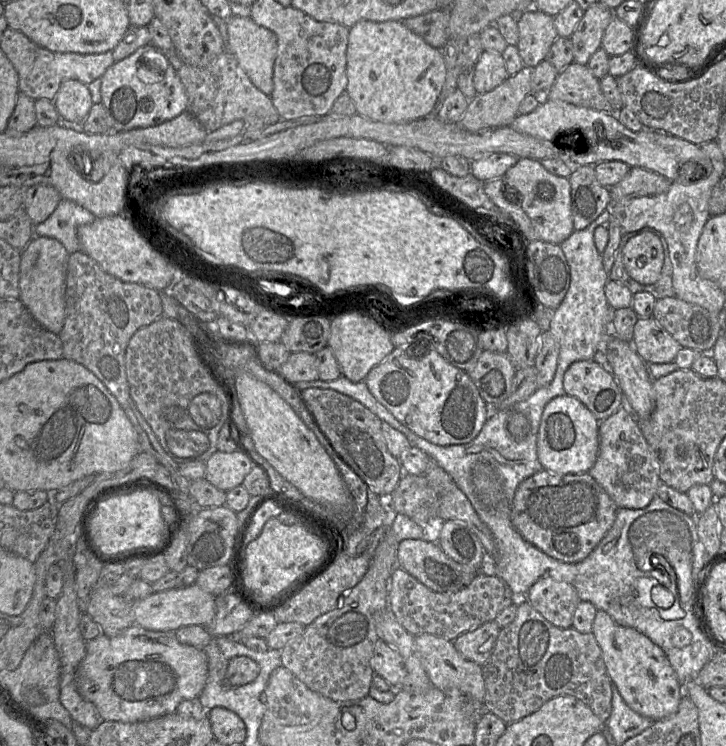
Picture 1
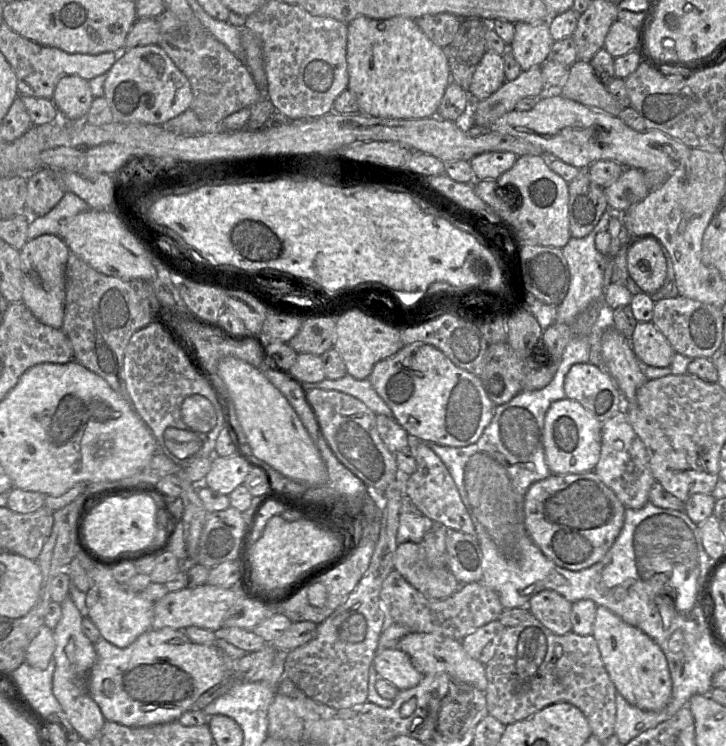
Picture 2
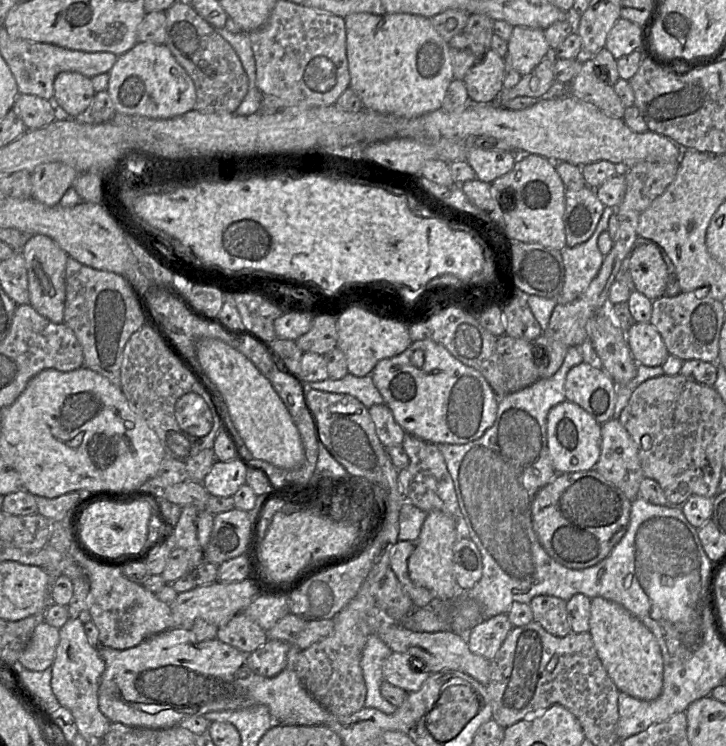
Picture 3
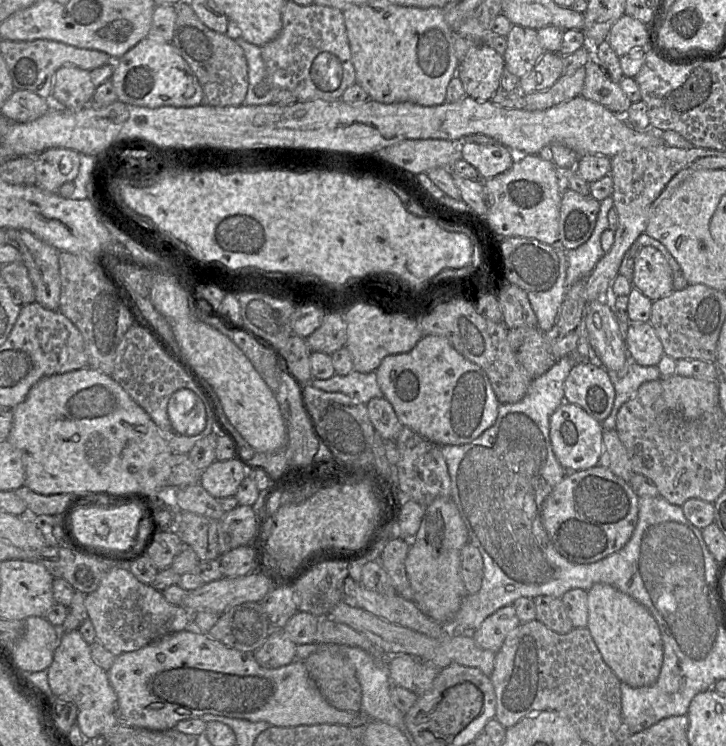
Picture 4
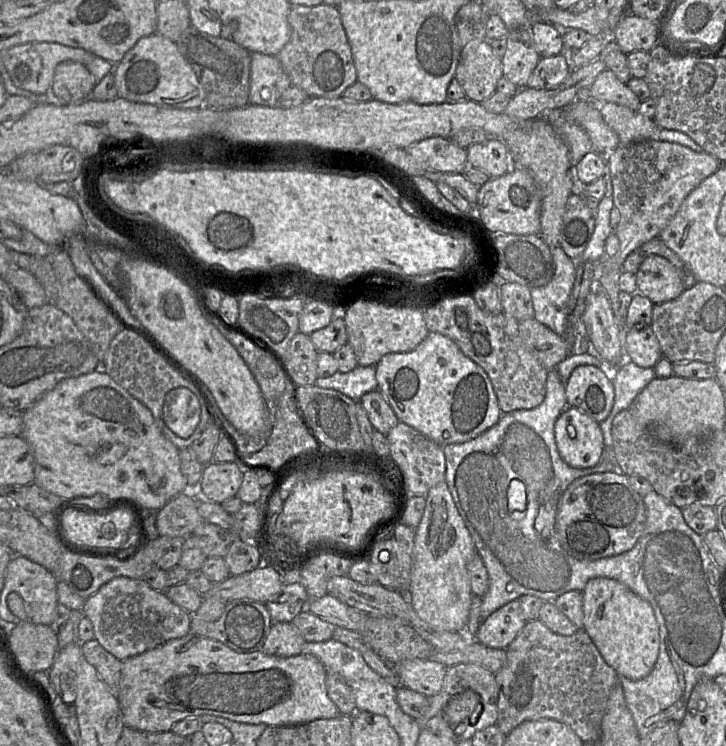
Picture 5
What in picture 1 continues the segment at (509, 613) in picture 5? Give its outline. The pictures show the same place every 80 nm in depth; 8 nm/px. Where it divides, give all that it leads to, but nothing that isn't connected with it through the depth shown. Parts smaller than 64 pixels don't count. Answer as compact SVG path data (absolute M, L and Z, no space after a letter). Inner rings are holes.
M493 620L461 634L452 642L465 659L483 666L493 653L500 630Z

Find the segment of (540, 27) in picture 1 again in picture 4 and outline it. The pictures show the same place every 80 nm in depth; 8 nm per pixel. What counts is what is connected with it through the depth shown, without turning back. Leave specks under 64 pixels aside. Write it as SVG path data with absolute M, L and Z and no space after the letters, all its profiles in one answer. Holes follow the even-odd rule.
M512 25L505 38L504 69L520 79L534 68L546 51L535 29Z

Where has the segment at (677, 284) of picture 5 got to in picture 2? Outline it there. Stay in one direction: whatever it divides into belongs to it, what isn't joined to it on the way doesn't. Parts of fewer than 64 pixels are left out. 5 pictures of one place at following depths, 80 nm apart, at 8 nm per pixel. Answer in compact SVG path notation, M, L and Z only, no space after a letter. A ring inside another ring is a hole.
M644 236L627 248L627 270L643 293L651 295L663 285L667 265L654 236Z

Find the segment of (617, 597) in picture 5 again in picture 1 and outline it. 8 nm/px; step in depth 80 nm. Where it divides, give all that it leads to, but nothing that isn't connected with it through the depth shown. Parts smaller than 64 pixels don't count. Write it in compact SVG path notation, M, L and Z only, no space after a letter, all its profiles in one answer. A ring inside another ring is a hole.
M597 610L592 626L607 673L624 702L636 713L654 721L674 714L682 699L682 685L664 651L634 628L617 624L605 611Z

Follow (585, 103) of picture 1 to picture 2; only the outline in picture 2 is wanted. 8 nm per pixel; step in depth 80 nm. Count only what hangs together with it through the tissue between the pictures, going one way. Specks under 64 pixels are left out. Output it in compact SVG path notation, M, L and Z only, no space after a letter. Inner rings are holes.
M581 60L569 67L568 78L561 86L561 95L615 117L624 109L596 77L591 64Z

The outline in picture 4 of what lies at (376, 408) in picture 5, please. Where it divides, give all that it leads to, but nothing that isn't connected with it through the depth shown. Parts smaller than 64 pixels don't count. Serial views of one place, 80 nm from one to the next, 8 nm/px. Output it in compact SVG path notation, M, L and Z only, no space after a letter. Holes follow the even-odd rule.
M385 397L372 398L366 404L370 421L382 439L394 440L401 432L403 425Z

